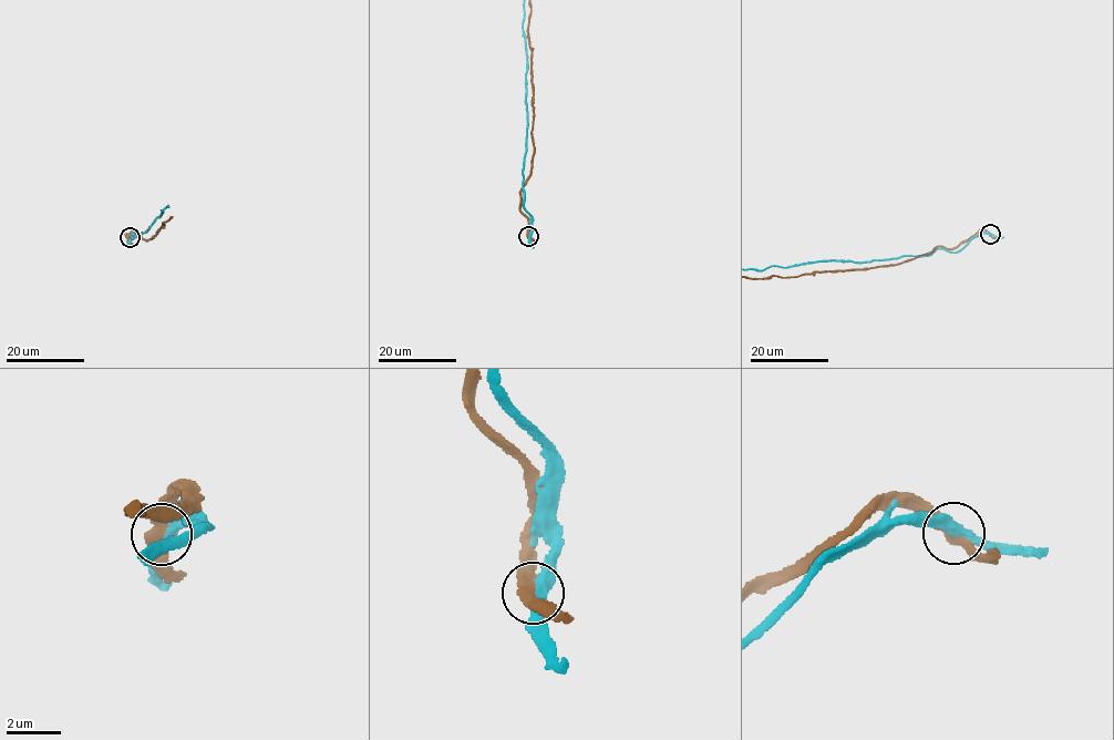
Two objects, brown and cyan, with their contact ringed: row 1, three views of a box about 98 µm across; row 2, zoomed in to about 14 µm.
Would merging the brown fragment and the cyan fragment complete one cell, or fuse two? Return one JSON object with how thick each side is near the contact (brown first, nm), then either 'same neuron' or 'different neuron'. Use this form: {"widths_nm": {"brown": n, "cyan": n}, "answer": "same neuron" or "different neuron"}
{"widths_nm": {"brown": 400, "cyan": 360}, "answer": "different neuron"}

